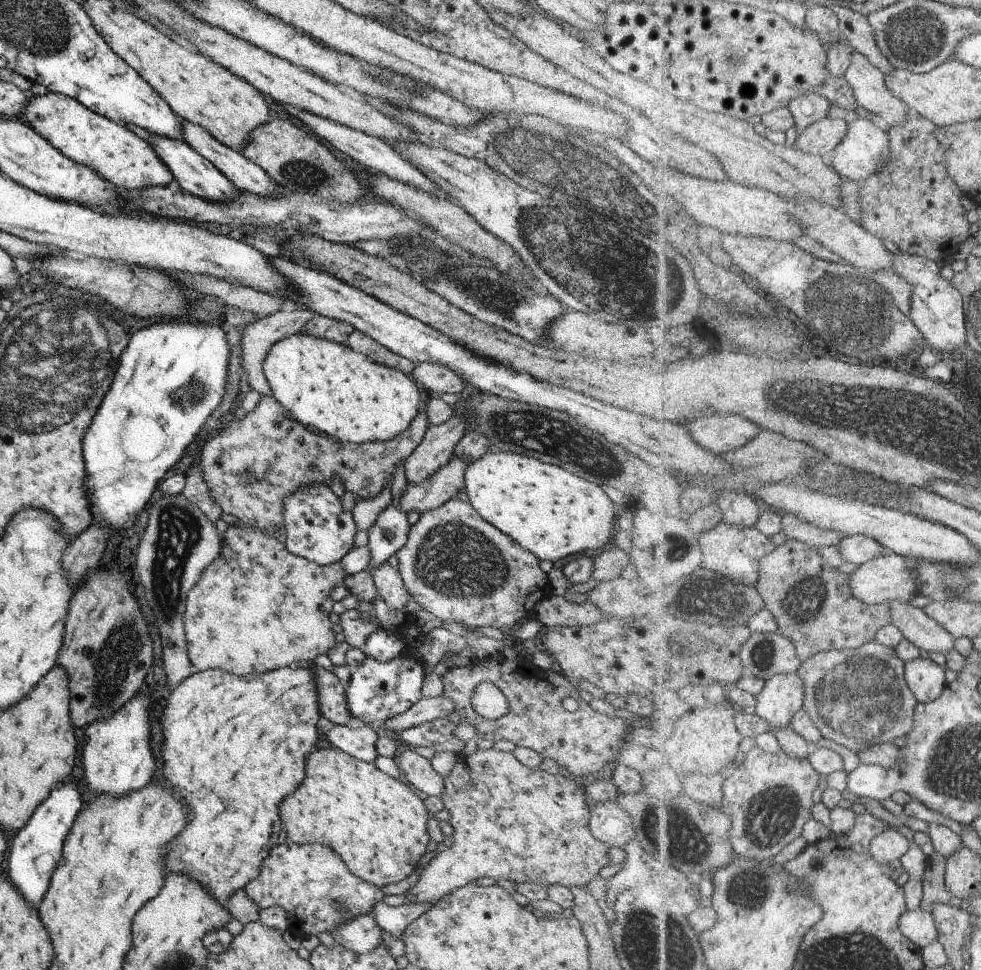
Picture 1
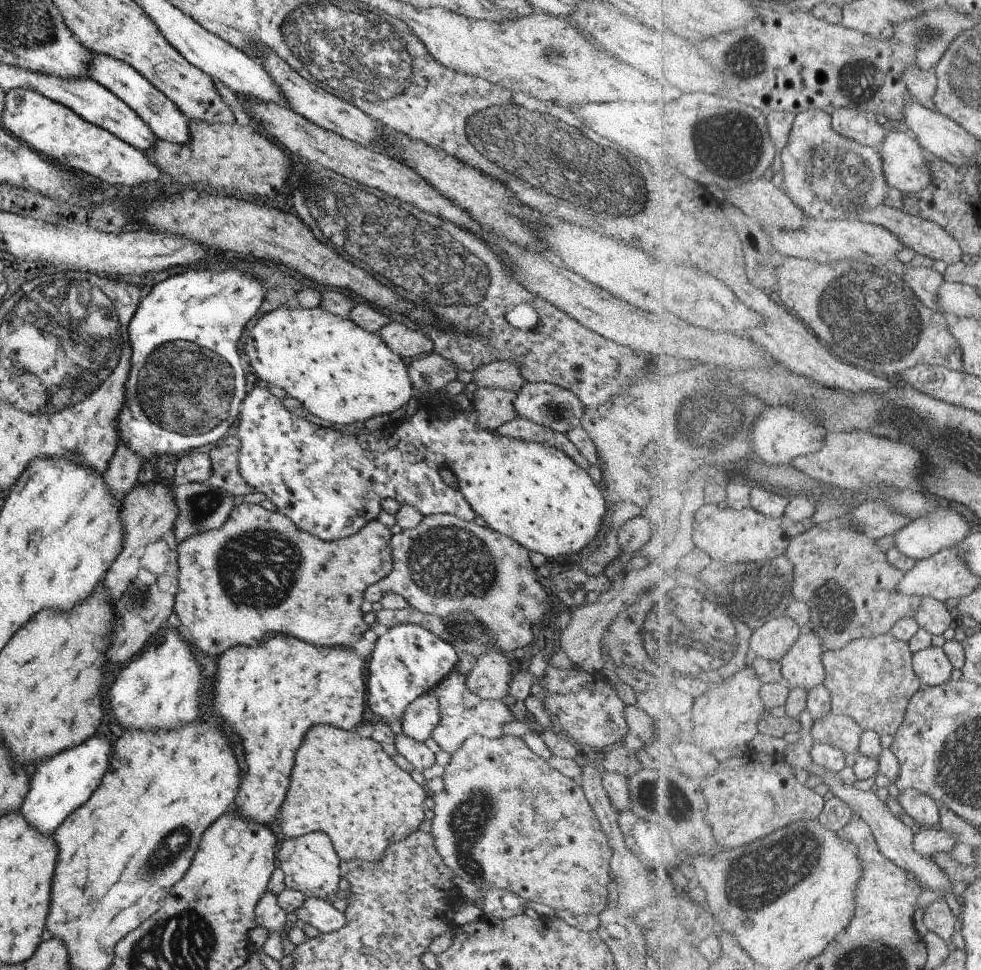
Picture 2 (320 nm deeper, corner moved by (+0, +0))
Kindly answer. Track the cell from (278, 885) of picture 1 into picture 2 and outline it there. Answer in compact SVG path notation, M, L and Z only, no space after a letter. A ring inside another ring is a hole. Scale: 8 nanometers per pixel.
M311 832L299 838L284 839L275 853L277 867L283 872L285 890L297 890L305 898L334 900L338 889L339 862L329 838L321 832Z

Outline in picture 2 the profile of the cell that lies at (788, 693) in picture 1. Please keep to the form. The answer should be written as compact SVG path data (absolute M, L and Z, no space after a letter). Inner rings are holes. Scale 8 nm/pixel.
M805 629L782 661L782 682L790 691L803 688L810 693L825 682L824 652L823 640L813 630Z

